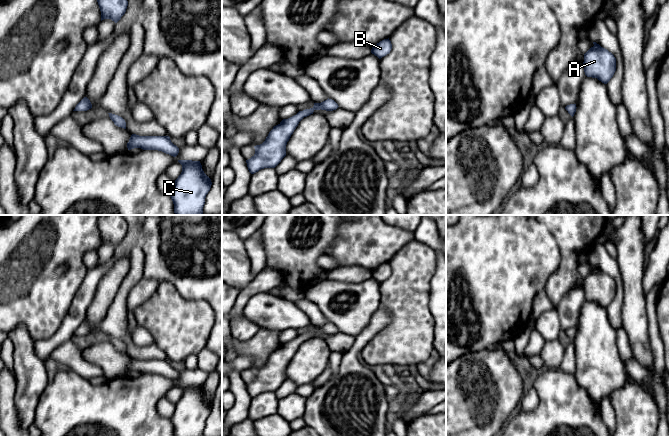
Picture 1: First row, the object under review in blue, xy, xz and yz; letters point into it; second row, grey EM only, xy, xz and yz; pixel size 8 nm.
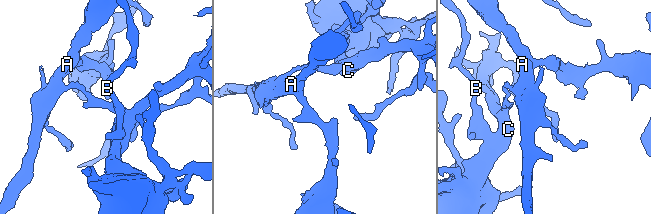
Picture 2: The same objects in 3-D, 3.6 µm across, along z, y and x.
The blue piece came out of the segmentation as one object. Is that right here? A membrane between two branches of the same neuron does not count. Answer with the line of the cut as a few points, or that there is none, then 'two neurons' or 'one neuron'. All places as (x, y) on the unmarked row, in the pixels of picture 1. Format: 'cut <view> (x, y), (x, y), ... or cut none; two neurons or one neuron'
cut xz (301, 335), (304, 340); two neurons

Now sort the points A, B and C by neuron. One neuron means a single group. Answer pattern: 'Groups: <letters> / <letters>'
Groups: A / B C

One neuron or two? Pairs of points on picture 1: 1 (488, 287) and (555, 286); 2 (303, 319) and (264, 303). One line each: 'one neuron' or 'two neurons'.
1: two neurons
2: one neuron

